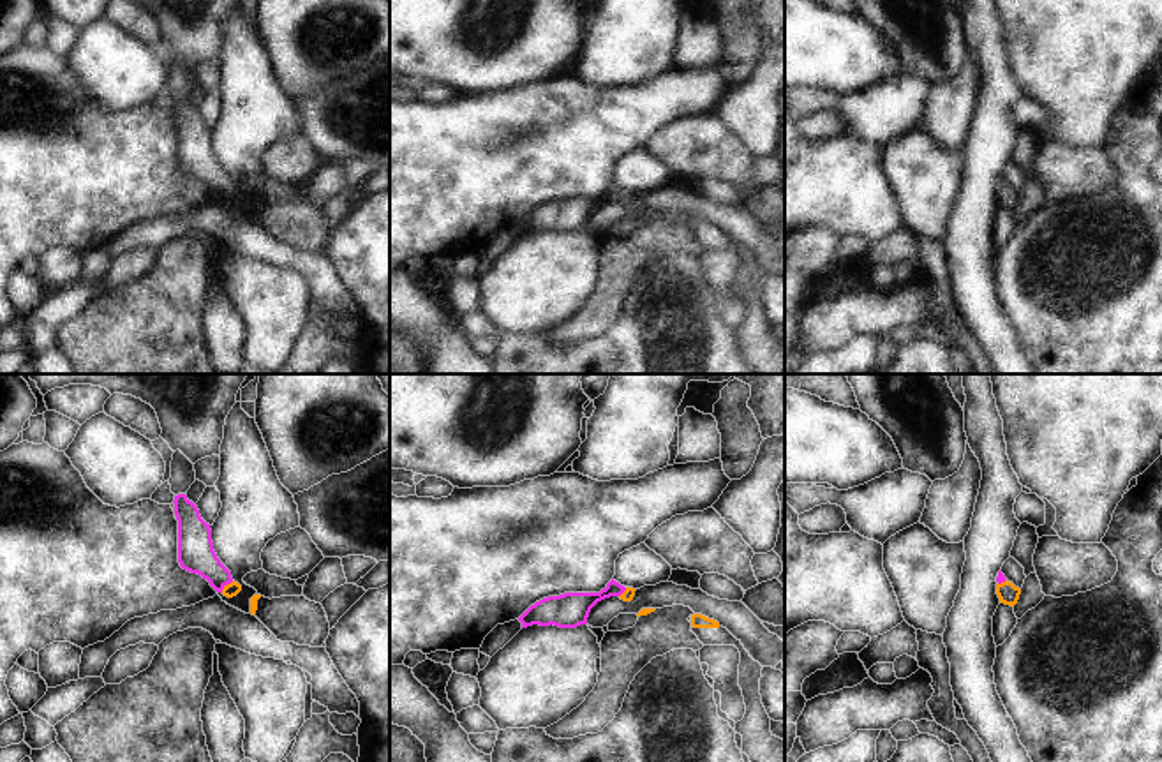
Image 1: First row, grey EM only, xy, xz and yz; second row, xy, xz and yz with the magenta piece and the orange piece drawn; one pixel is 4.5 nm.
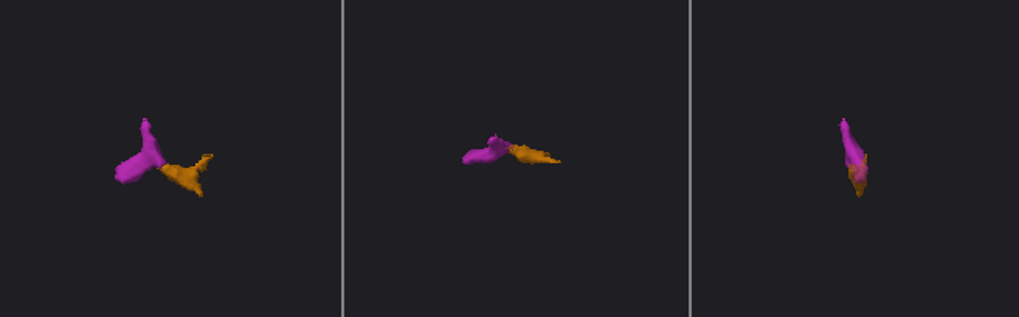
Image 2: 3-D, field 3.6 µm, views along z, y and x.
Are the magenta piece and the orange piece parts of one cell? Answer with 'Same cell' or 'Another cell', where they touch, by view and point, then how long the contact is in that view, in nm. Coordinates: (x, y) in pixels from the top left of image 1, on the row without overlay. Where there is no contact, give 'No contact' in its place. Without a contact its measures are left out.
Same cell. Touches magenta at xy (226, 189). Shared border 80 nm.

